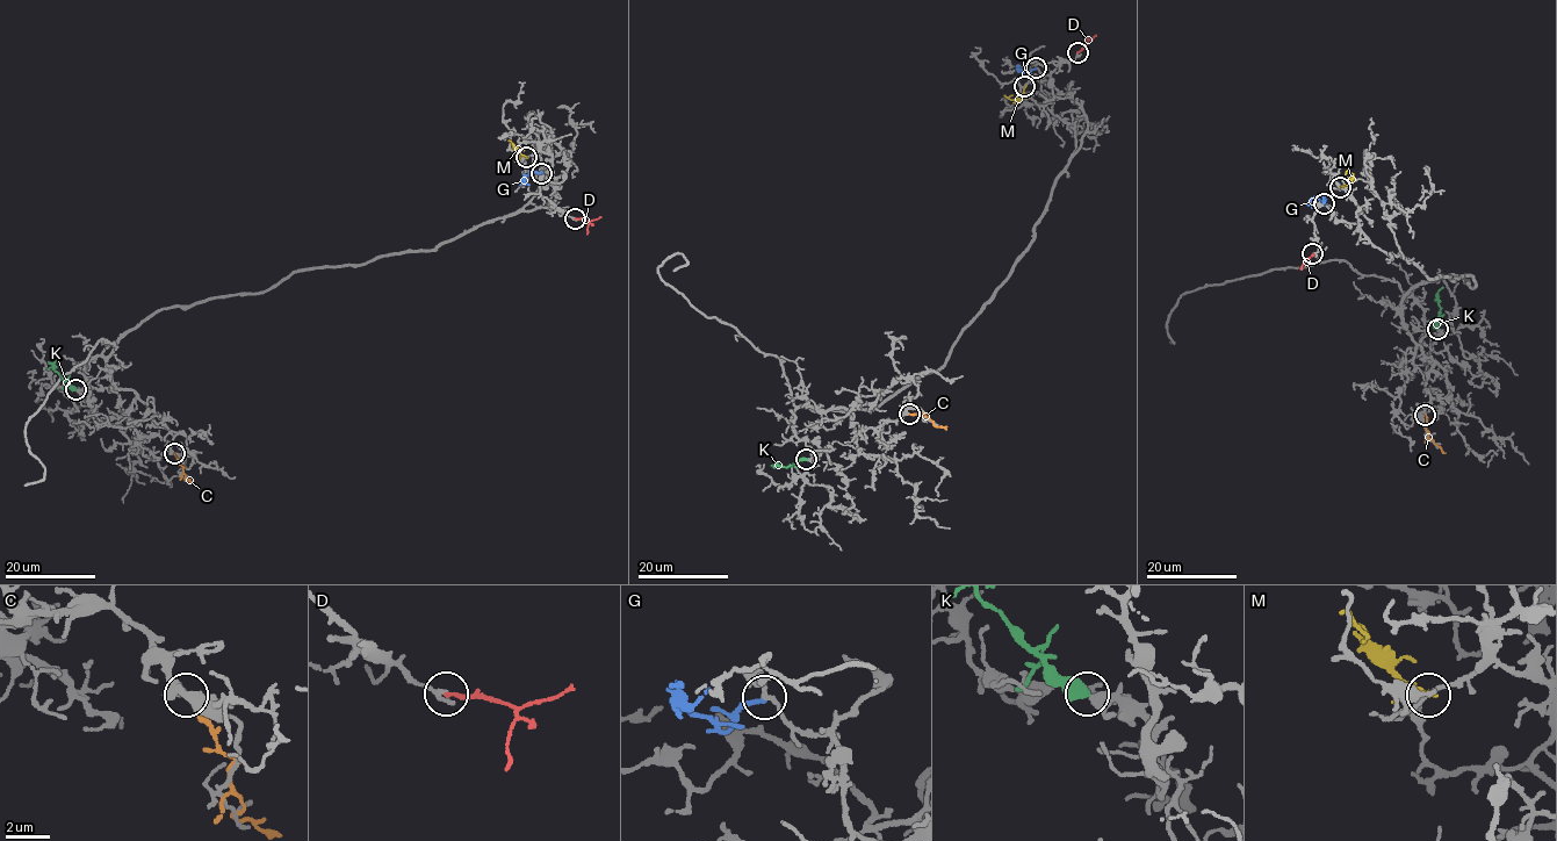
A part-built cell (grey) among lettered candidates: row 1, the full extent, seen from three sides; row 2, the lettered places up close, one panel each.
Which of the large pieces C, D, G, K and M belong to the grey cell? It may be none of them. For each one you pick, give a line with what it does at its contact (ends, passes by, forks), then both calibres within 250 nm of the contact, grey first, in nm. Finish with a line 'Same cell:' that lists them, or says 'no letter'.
G: it ends; calibres 220 and 200 nm
K: it ends; calibres 380 and 480 nm
Same cell: G, K

